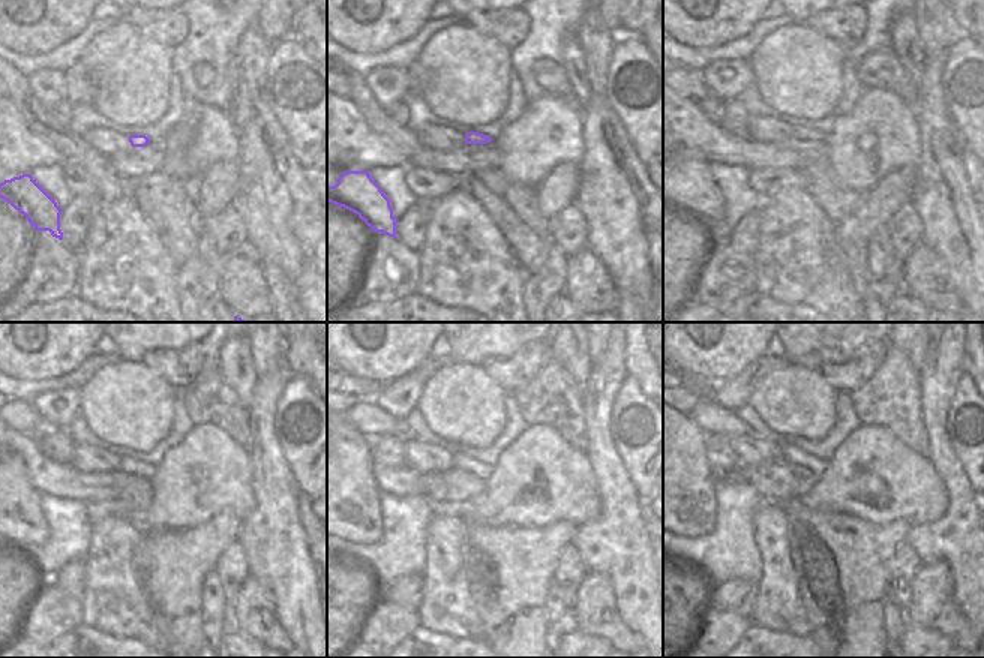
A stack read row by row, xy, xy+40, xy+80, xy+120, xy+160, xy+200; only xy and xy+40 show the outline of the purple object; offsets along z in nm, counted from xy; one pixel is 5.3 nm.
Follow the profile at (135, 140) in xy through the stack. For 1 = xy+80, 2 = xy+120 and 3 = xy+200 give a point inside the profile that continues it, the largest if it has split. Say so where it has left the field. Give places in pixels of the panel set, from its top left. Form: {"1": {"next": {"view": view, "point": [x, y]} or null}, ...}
{"1": {"next": {"view": "xy+80", "point": [798, 132]}}, "2": {"next": {"view": "xy+120", "point": [128, 466]}}, "3": {"next": {"view": "xy+200", "point": [818, 469]}}}

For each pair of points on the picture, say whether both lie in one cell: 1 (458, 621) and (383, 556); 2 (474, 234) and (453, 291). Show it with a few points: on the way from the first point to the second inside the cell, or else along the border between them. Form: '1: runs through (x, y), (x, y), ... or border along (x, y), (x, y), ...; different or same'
1: border along (426, 540), (426, 564), (422, 574); different
2: runs through (467, 248), (464, 263), (453, 278); same

